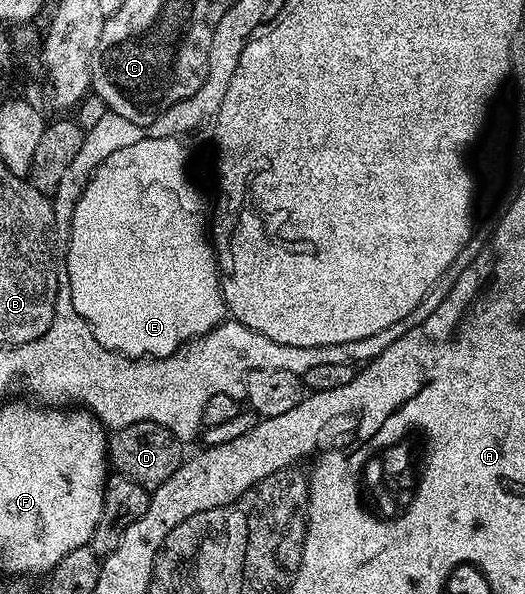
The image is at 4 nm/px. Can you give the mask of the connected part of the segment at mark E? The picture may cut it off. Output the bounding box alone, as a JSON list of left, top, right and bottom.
[63,135,227,361]

